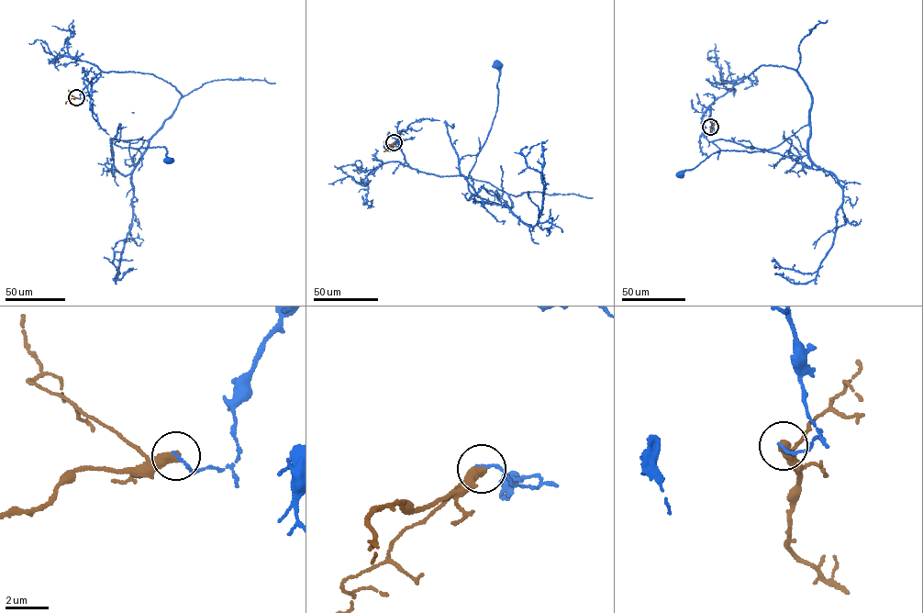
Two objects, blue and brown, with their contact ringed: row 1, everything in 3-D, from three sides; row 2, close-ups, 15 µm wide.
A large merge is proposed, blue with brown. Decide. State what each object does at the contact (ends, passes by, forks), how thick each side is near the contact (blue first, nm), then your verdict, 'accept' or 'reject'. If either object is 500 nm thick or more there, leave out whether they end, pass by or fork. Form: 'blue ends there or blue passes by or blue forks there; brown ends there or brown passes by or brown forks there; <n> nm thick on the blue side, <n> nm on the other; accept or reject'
blue ends there; brown ends there; 130 nm thick on the blue side, 440 nm on the other; reject

